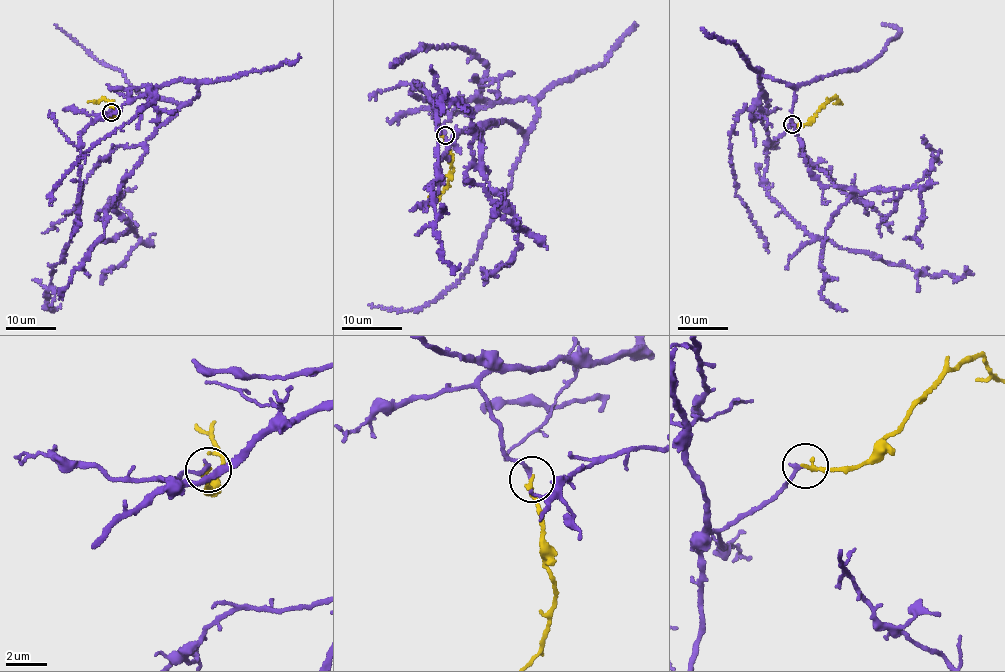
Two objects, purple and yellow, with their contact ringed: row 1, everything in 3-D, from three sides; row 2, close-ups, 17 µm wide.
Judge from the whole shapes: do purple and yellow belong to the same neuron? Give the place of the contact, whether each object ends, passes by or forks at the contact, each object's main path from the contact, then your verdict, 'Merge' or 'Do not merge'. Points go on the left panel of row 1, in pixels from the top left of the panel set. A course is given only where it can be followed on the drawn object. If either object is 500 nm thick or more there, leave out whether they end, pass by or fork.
Place: (111, 112). At the ring purple ends. At the ring yellow ends. Course of purple: (110, 112), (99, 114), (176, 80), (197, 85), (120, 188), (114, 210), (135, 234), (110, 199), (135, 186). Course of yellow: (111, 112), (110, 117), (115, 109), (112, 103), (103, 99), (87, 102). Merge

